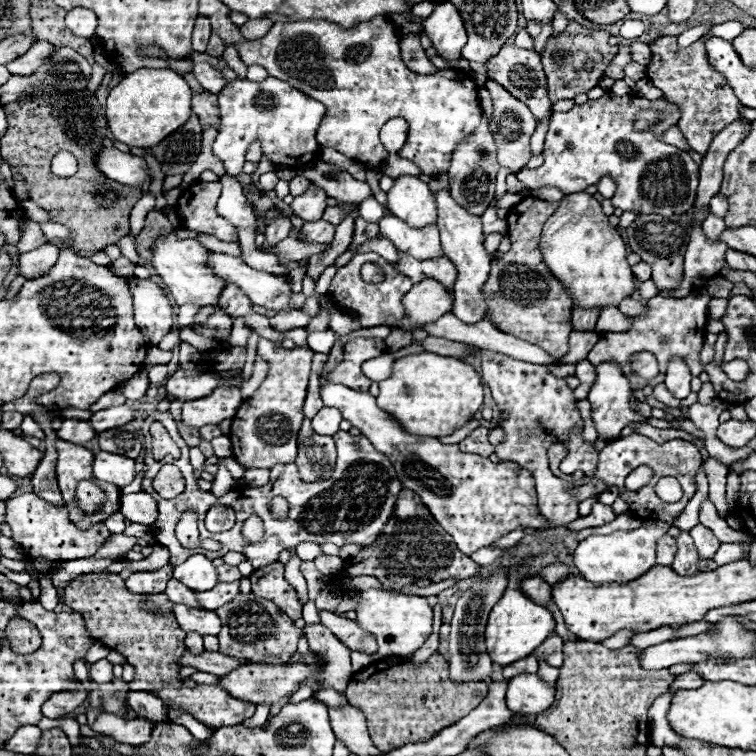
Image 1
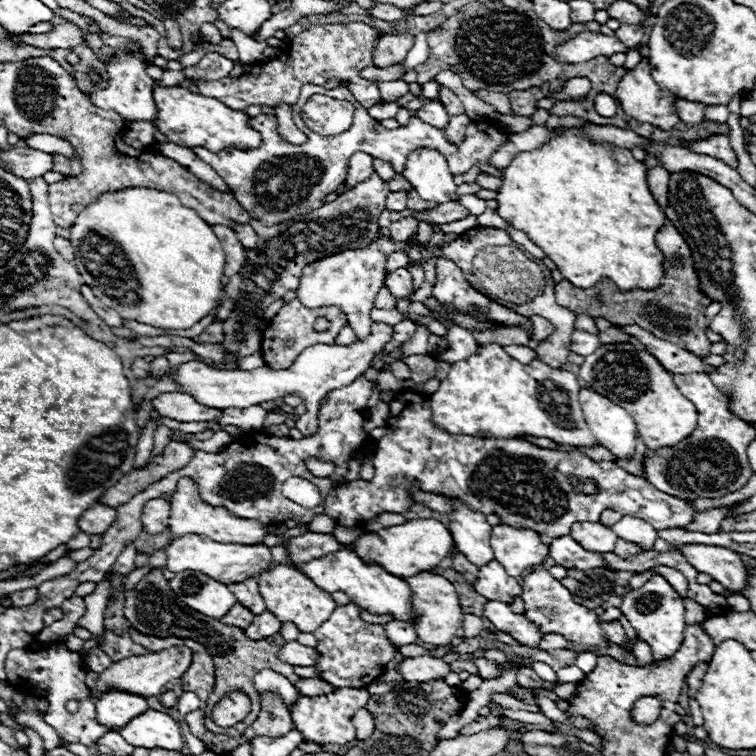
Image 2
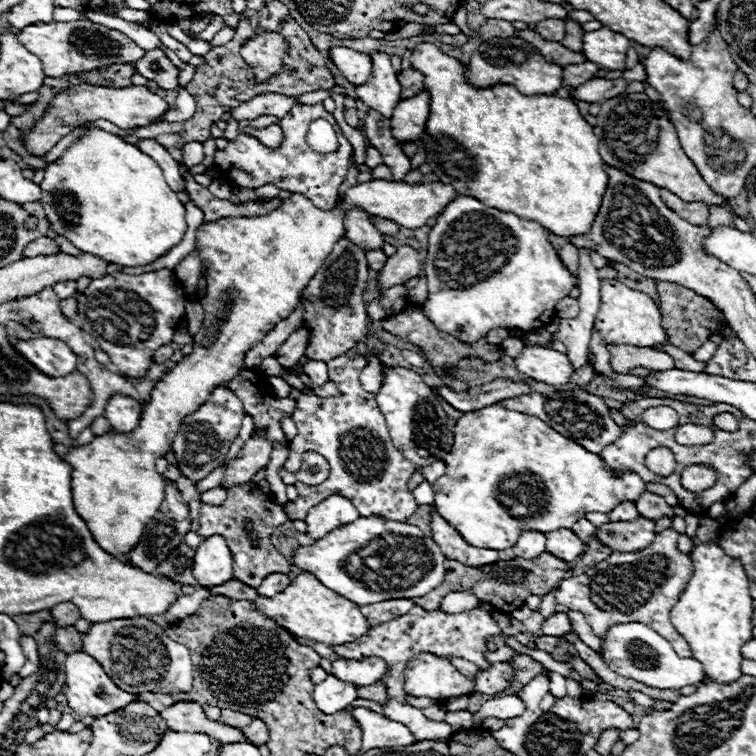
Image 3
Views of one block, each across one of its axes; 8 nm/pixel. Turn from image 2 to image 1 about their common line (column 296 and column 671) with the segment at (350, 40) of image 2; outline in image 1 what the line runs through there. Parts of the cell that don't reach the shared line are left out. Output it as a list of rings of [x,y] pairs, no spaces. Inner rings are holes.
[[[660,36],[650,42],[652,48],[652,62],[646,66],[648,80],[660,88],[672,102],[680,104],[682,118],[678,128],[682,130],[684,138],[702,158],[706,156],[712,138],[726,128],[734,118],[738,118],[740,100],[734,96],[732,88],[726,84],[720,72],[714,72],[706,60],[706,38],[700,38],[688,48],[680,48],[676,36]]]

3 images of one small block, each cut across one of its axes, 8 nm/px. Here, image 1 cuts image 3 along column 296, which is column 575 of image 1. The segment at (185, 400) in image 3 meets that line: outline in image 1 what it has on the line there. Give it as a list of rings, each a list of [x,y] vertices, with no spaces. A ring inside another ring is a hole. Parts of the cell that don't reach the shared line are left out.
[[[586,192],[564,196],[560,200],[558,210],[544,224],[540,250],[552,274],[572,292],[574,306],[604,308],[608,304],[620,304],[636,290],[636,280],[626,262],[624,240],[608,222],[600,202]]]

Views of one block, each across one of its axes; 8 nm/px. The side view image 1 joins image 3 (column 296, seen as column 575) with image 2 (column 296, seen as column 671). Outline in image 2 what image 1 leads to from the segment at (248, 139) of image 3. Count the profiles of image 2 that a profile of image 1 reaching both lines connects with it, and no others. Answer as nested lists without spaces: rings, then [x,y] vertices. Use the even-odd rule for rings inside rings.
[[[306,84],[300,90],[298,102],[292,106],[292,120],[298,126],[298,130],[302,130],[306,134],[308,142],[294,146],[294,144],[288,144],[284,140],[278,140],[276,116],[260,114],[260,116],[248,120],[252,124],[252,128],[258,130],[260,136],[262,136],[262,144],[258,148],[240,150],[236,146],[230,146],[230,148],[216,152],[216,154],[200,146],[192,148],[192,152],[202,162],[212,166],[216,170],[216,174],[228,184],[230,192],[234,192],[236,200],[242,202],[246,212],[250,212],[250,216],[254,220],[260,220],[266,226],[282,224],[284,220],[290,220],[294,216],[304,216],[306,212],[320,208],[324,204],[324,196],[330,194],[330,192],[336,192],[346,182],[348,160],[354,152],[364,152],[364,154],[370,154],[372,158],[380,158],[380,160],[388,162],[400,174],[404,170],[406,158],[412,150],[430,146],[430,148],[436,148],[444,154],[444,158],[448,160],[450,172],[454,172],[454,176],[466,174],[474,164],[480,164],[482,172],[488,172],[492,176],[502,178],[502,170],[488,166],[488,158],[494,150],[498,150],[498,146],[508,138],[508,134],[500,132],[498,126],[488,122],[488,120],[472,122],[466,128],[464,142],[452,144],[452,142],[446,140],[444,130],[434,128],[434,126],[422,122],[416,116],[410,116],[406,126],[386,130],[386,128],[380,126],[378,120],[370,118],[368,110],[364,106],[360,106],[360,102],[352,96],[352,92],[346,86],[338,86],[334,90],[328,90],[328,88],[316,86],[316,84]],[[312,94],[326,94],[326,96],[334,96],[334,98],[340,98],[340,100],[350,100],[350,104],[354,104],[354,122],[352,122],[350,130],[336,134],[336,136],[320,136],[320,134],[312,132],[310,128],[306,128],[302,124],[302,118],[300,118],[300,108],[306,104]]]

